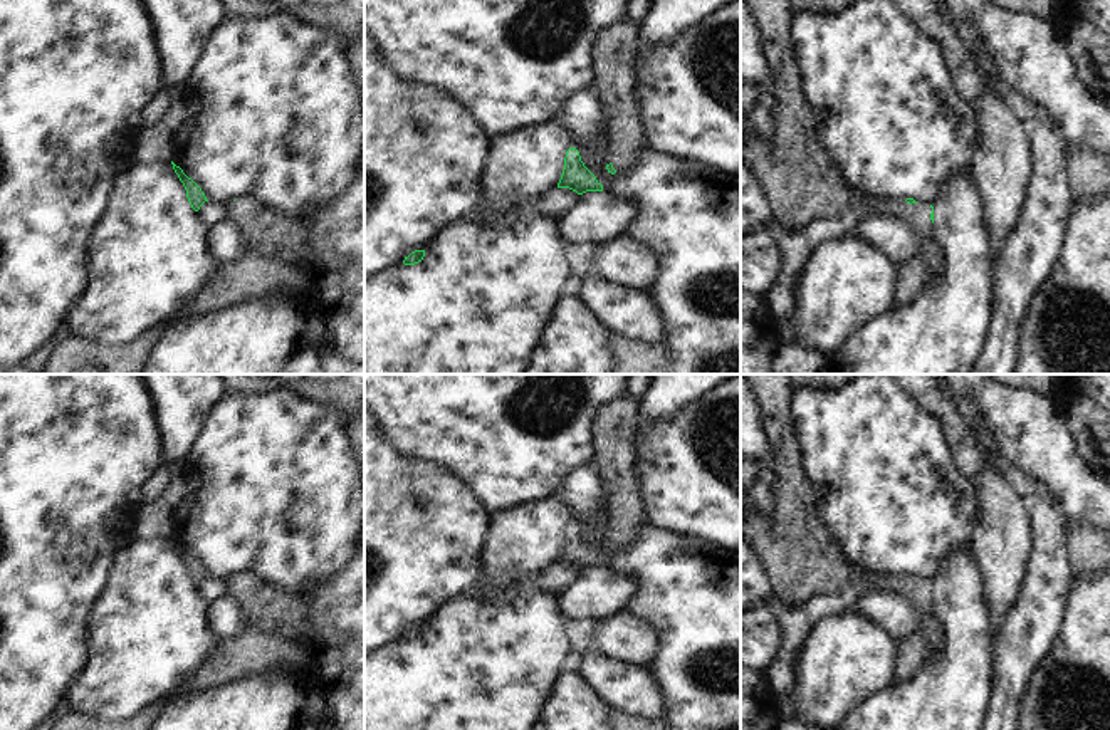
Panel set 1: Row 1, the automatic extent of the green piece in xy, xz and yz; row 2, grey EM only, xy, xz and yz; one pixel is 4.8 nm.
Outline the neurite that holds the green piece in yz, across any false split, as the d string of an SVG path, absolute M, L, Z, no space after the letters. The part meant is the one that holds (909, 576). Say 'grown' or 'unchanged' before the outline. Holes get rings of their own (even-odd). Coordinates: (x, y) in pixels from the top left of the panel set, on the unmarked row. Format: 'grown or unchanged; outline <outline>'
grown; outline M742 374L762 413L766 438L772 450L774 472L774 508L772 512L754 515L744 512L741 537L752 545L767 572L774 594L786 604L801 606L806 599L818 594L836 594L846 587L865 586L870 591L892 594L907 599L924 616L920 634L930 638L934 634L934 582L915 577L914 574L882 576L868 574L853 567L833 540L826 525L819 520L816 505L819 492L806 478L799 465L799 443L793 431L793 383L789 374Z

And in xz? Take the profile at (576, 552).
unchanged; outline M569 524L566 527L564 545L558 559L558 564L569 564L578 571L583 571L586 567L603 567L603 561L584 542L576 524Z

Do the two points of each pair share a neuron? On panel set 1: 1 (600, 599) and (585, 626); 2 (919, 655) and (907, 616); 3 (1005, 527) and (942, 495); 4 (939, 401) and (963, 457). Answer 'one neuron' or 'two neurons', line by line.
1: two neurons
2: two neurons
3: two neurons
4: one neuron

